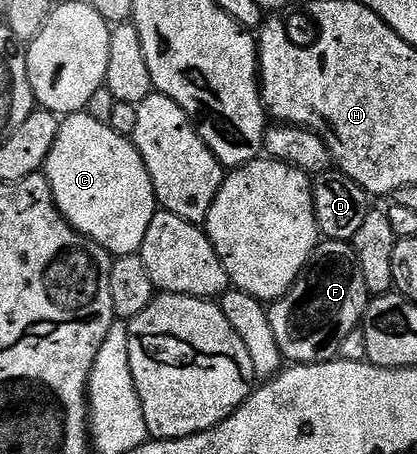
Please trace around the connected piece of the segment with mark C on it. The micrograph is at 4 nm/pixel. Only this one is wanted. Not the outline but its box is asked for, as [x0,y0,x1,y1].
[45,111,157,257]

